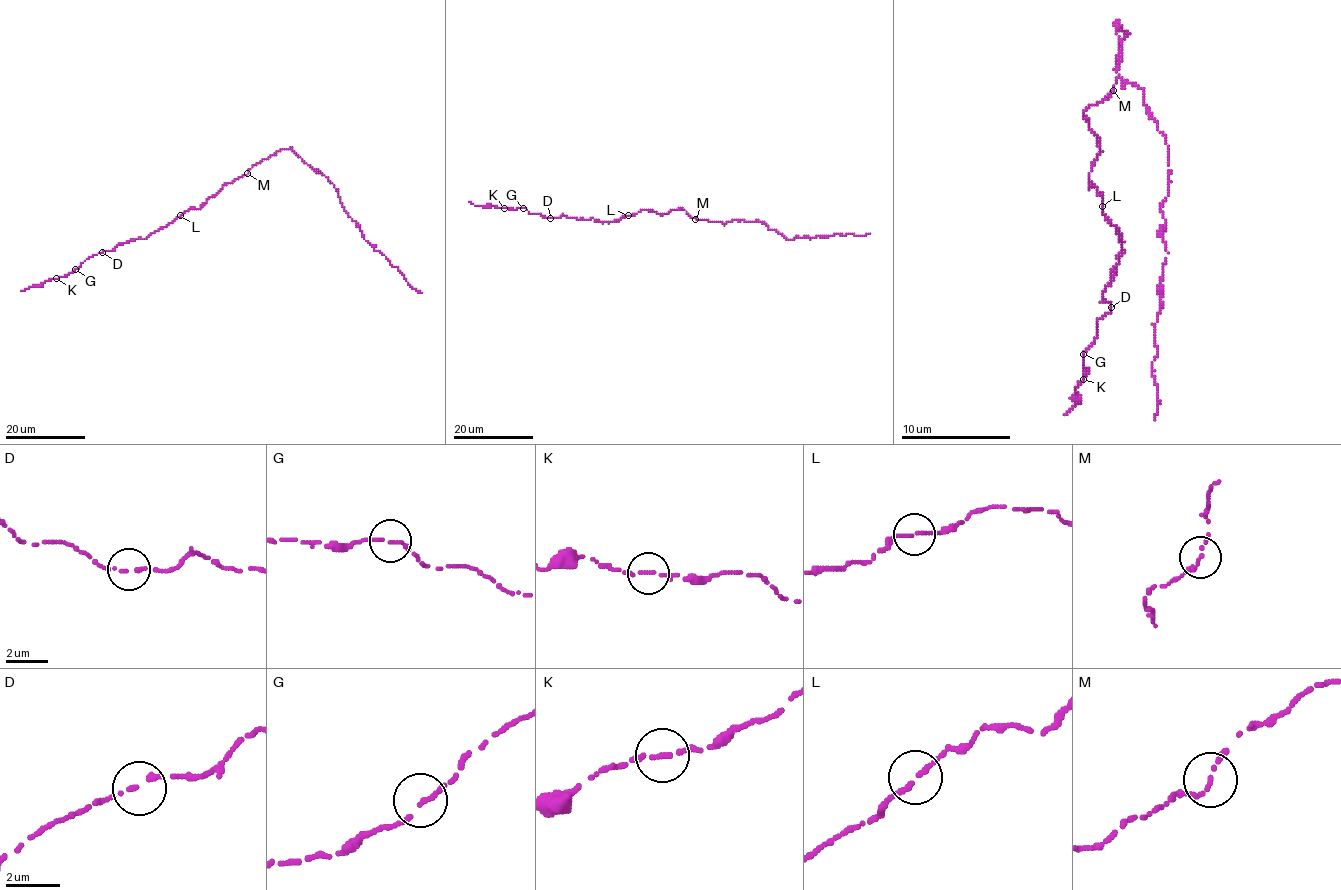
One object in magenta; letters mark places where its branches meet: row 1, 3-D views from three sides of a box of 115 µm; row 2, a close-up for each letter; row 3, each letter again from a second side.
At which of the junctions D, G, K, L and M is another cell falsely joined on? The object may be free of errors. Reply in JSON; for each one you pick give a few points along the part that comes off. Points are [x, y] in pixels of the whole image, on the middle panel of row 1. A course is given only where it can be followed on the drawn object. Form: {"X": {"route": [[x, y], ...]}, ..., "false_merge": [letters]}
{"false_merge": []}

